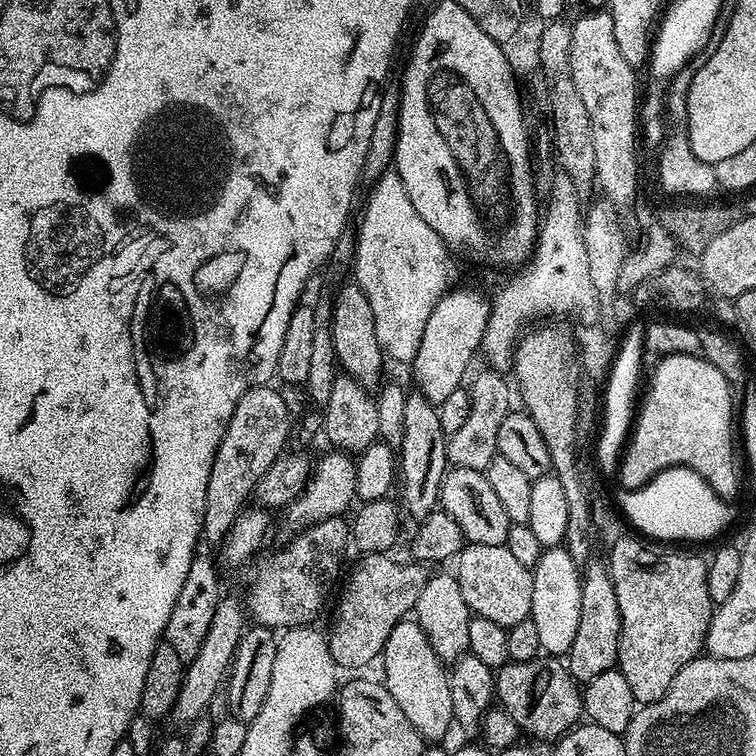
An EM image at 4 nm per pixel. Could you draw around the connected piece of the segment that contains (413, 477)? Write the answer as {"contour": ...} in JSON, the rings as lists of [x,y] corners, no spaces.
{"contour":[[[419,390],[408,392],[402,413],[402,442],[398,449],[398,488],[404,491],[404,504],[415,518],[437,511],[440,487],[448,471],[448,441],[442,431],[437,405],[432,404]]]}

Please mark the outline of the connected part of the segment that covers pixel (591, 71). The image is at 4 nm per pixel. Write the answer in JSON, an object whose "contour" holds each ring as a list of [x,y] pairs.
{"contour":[[[588,10],[571,21],[570,74],[590,116],[594,138],[596,184],[613,198],[632,198],[636,192],[636,148],[638,150],[638,96],[636,75],[618,51],[611,11]]]}

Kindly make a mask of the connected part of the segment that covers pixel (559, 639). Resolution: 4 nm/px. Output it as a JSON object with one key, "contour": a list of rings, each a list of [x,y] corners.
{"contour":[[[562,546],[545,548],[532,573],[532,615],[530,619],[538,629],[538,642],[549,656],[567,657],[574,646],[574,633],[582,615],[581,569],[574,566],[574,558]]]}

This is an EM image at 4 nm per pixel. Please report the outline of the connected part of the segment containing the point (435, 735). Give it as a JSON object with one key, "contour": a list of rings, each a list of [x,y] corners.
{"contour":[[[405,618],[397,622],[386,639],[382,661],[384,677],[382,683],[398,702],[399,709],[406,714],[407,721],[414,726],[425,742],[440,742],[454,728],[452,718],[452,688],[448,684],[445,661],[434,654],[430,638],[415,619]]]}

